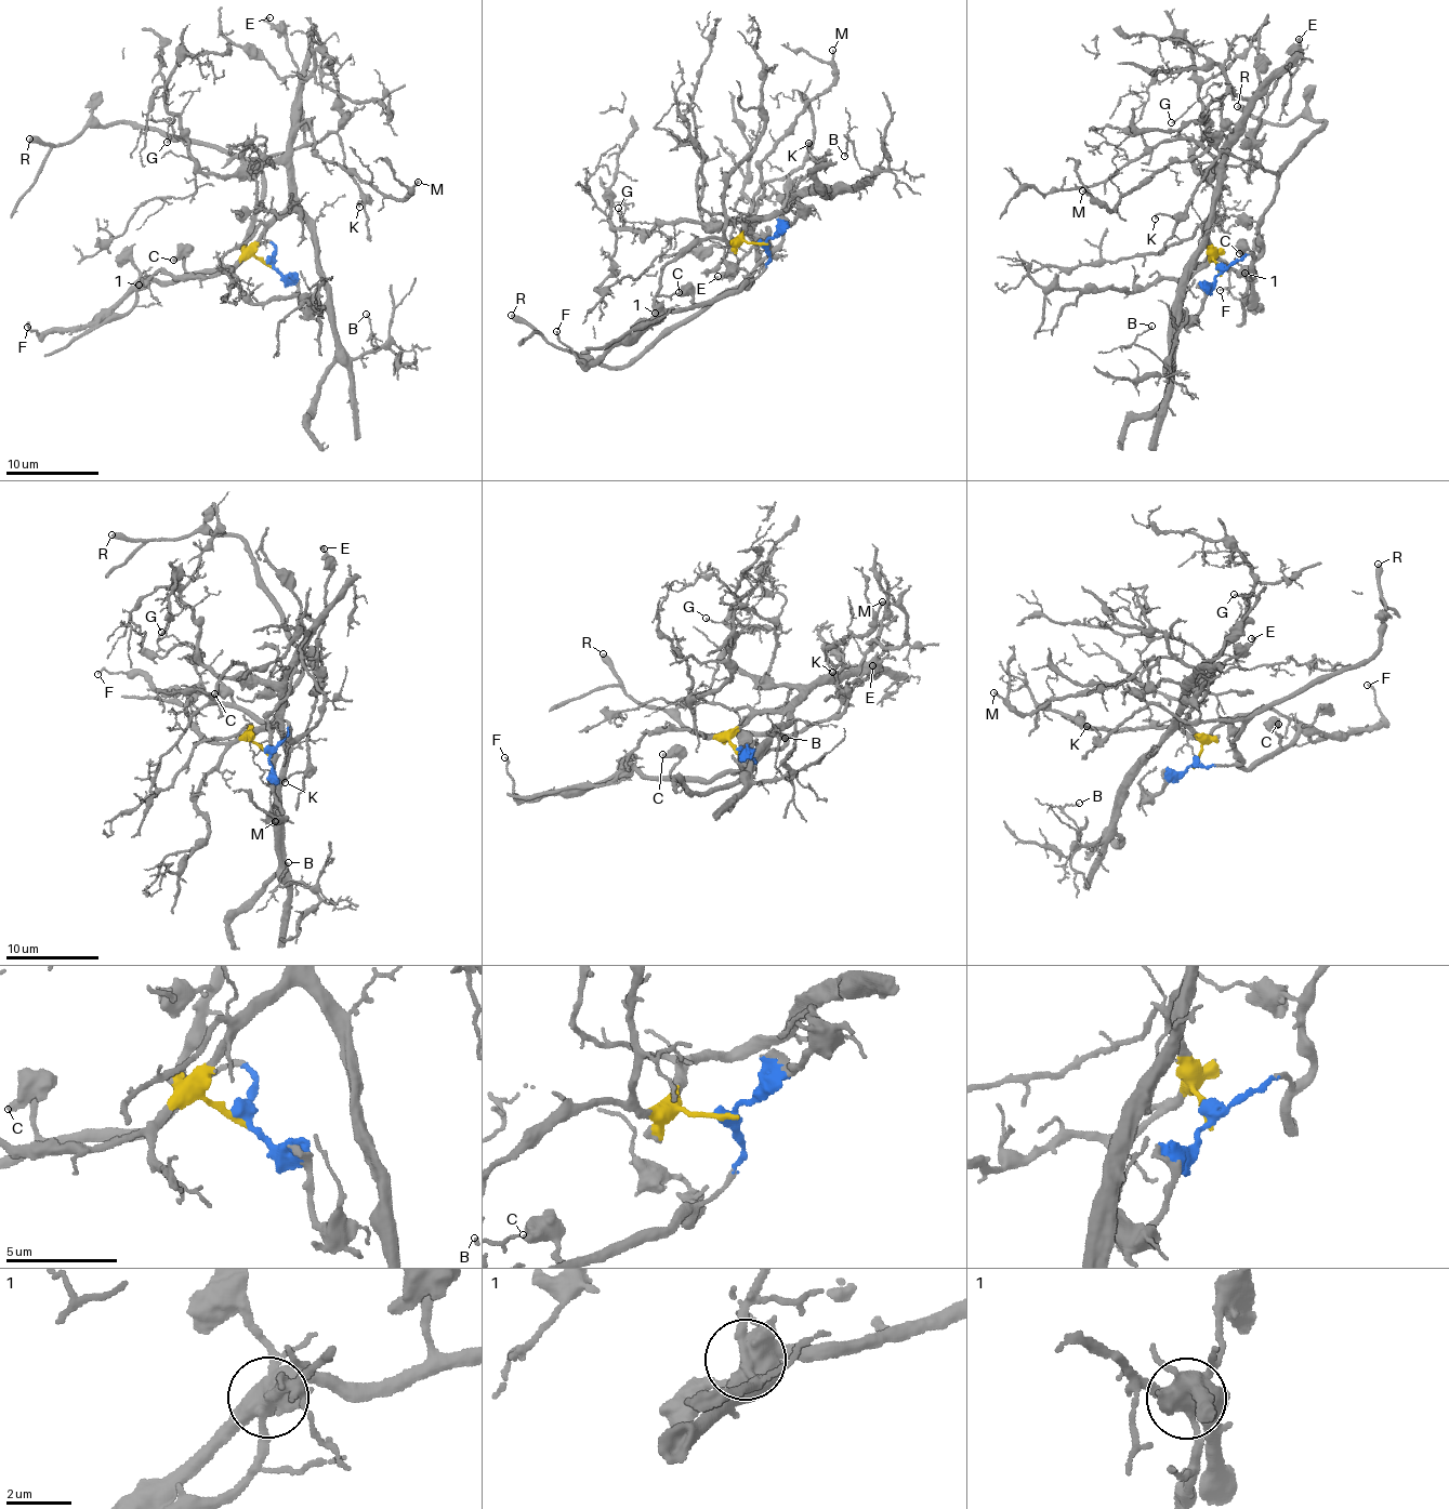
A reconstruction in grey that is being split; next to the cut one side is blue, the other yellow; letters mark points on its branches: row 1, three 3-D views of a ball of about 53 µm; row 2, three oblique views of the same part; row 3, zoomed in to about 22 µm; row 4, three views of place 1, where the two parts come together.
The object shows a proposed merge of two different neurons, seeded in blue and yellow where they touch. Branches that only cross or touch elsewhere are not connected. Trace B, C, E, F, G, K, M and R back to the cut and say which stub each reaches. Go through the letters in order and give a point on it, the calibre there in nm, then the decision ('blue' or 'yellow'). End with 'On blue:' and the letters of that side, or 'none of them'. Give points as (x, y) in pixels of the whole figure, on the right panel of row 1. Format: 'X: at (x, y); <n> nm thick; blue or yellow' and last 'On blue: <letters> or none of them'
B: at (1151, 326); 130 nm thick; yellow
C: at (1239, 253); 400 nm thick; blue
E: at (1299, 39); 240 nm thick; blue
F: at (1220, 290); 150 nm thick; blue
G: at (1171, 122); 120 nm thick; yellow
K: at (1155, 219); 140 nm thick; blue
M: at (1082, 190); 160 nm thick; yellow
R: at (1237, 106); 440 nm thick; blue
On blue: C, E, F, K, R

